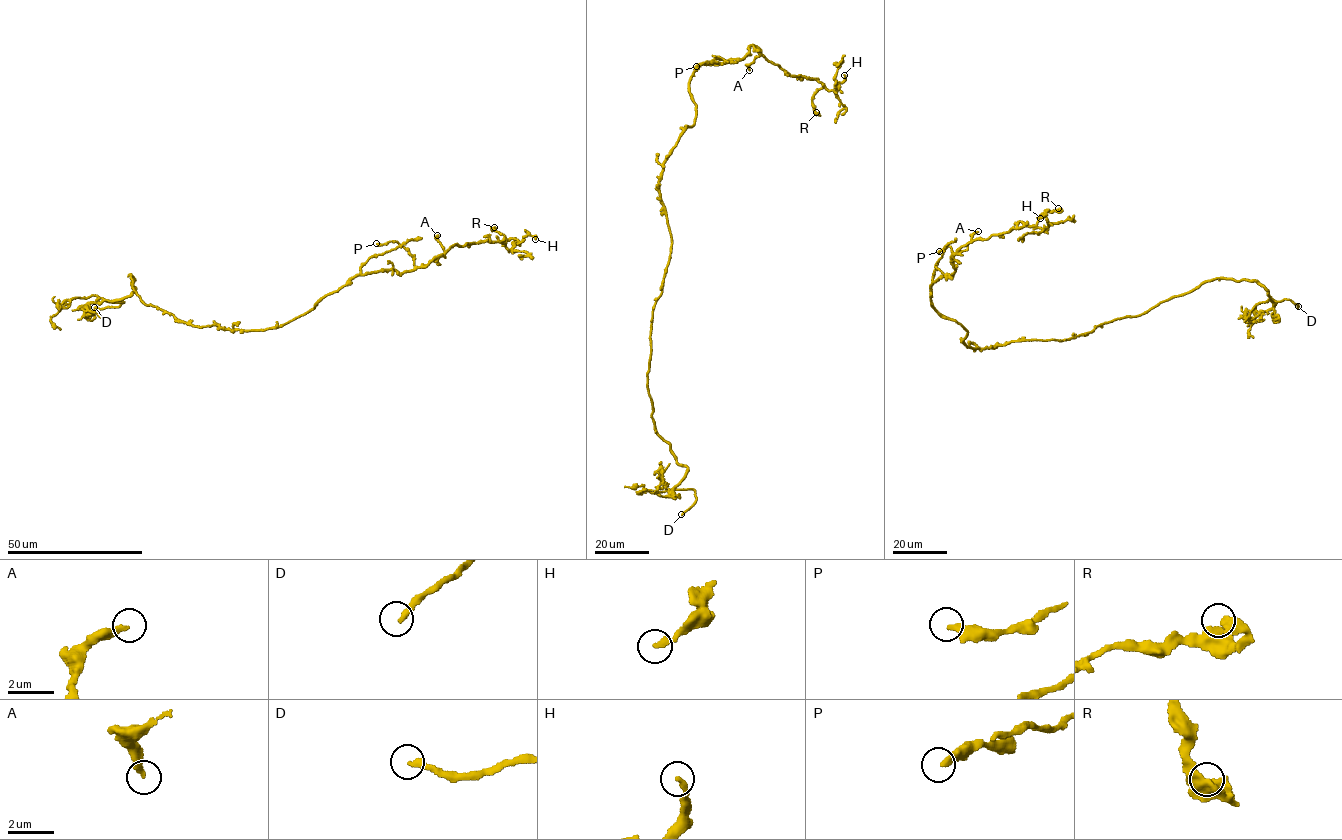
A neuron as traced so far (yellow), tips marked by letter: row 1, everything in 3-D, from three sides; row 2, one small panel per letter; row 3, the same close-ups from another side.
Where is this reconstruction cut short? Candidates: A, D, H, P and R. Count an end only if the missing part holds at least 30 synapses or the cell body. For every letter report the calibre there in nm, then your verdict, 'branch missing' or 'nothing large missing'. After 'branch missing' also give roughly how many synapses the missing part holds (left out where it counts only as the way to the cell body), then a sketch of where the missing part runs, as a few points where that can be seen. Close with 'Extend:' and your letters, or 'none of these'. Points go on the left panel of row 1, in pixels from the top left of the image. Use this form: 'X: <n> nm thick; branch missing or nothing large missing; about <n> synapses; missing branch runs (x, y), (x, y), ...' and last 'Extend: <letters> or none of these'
A: 320 nm thick; nothing large missing
D: 280 nm thick; branch missing; missing branch runs (94, 307), (87, 304), (86, 294), (69, 297), (60, 287), (60, 281)
H: 240 nm thick; nothing large missing
P: 380 nm thick; nothing large missing
R: 380 nm thick; nothing large missing
Extend: D

